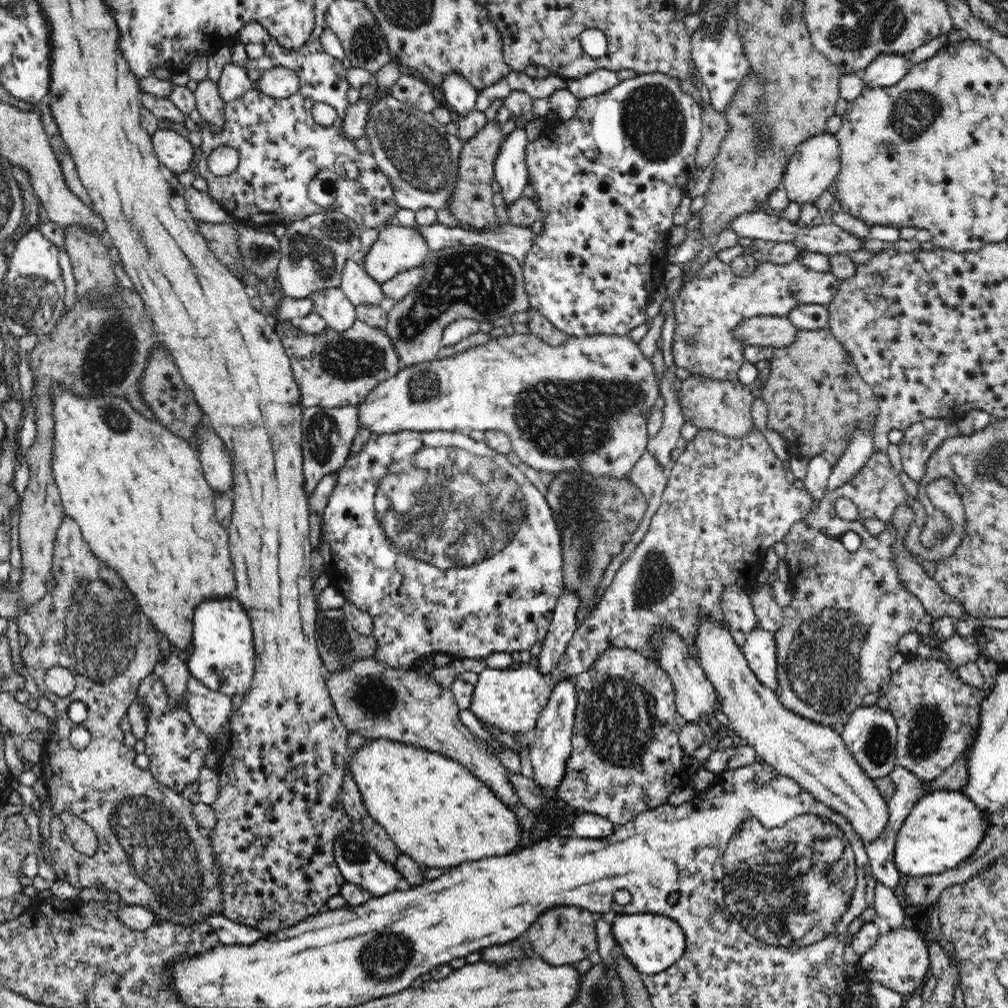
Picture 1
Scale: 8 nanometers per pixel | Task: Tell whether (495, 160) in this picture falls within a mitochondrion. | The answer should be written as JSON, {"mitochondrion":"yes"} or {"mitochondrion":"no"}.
{"mitochondrion":"no"}

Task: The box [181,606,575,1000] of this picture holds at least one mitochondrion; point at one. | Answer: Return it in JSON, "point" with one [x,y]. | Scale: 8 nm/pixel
{"point":[387,956]}

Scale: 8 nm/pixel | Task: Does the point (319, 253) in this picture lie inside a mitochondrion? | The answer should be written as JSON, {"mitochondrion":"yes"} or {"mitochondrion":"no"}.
{"mitochondrion":"yes"}

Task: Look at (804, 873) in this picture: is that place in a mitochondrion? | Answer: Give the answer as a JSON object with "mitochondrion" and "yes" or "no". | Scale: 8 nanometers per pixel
{"mitochondrion":"yes"}

